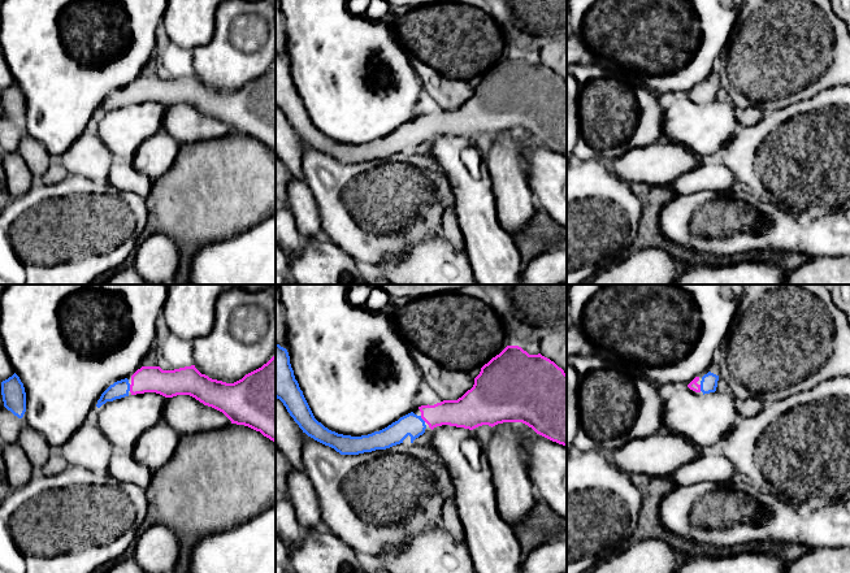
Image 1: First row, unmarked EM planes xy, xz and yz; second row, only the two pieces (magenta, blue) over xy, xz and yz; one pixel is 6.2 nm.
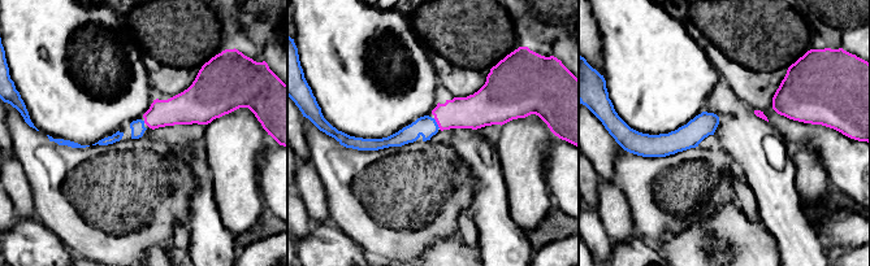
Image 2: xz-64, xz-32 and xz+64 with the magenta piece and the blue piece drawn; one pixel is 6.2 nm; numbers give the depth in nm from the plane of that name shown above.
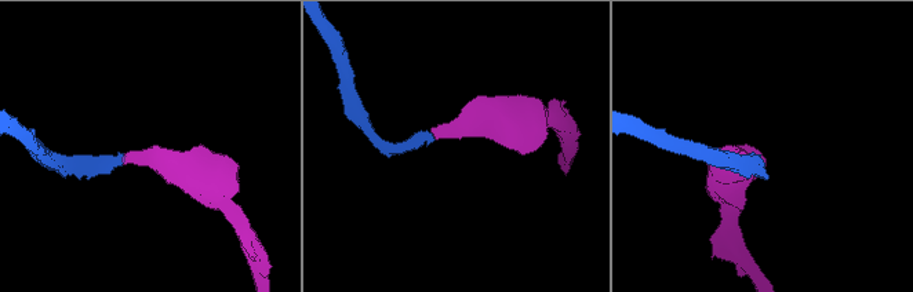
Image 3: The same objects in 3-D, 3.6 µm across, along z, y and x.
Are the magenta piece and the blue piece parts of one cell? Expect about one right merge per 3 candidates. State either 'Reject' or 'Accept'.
Accept

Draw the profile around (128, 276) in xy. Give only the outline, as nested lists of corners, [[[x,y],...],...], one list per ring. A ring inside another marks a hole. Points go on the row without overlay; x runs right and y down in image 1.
[[[134,266],[116,270],[116,273],[103,285],[147,285]]]

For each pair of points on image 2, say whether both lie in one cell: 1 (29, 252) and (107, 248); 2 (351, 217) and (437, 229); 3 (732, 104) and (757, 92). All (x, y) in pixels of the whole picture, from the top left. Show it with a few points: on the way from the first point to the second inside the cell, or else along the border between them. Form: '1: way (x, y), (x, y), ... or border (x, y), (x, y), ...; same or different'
1: border (46, 229), (69, 249); different
2: way (372, 236), (376, 239), (416, 239); same
3: border (734, 91), (754, 109); different

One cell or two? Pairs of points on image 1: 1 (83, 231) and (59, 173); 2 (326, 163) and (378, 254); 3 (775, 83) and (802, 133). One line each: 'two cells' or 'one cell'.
1: two cells
2: one cell
3: two cells

